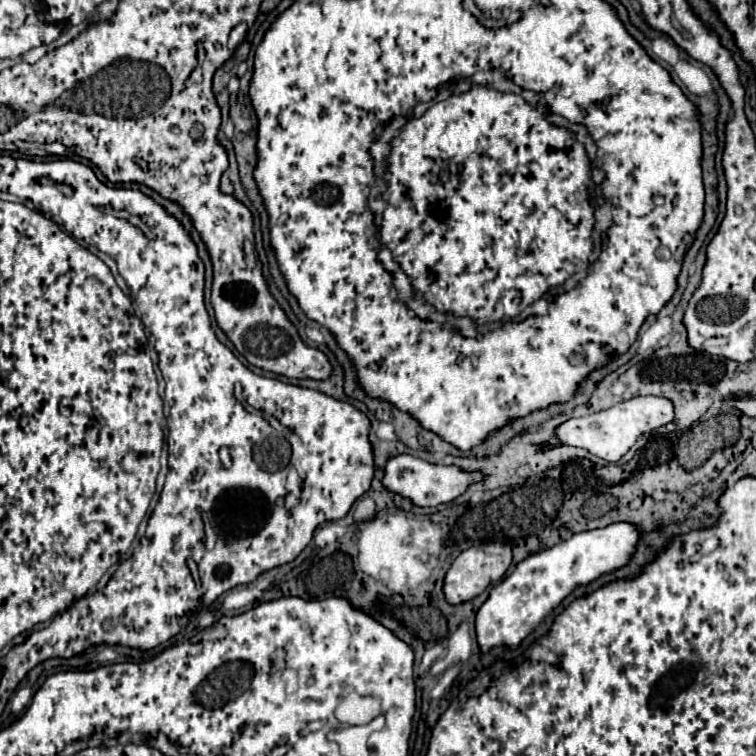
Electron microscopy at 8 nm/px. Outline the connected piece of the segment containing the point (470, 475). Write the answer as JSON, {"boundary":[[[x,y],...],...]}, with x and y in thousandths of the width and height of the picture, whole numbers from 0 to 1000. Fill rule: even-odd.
{"boundary":[[[530,601],[512,611],[507,640],[515,648],[520,648],[536,659],[544,659],[552,669],[578,669],[578,667],[597,664],[604,656],[615,653],[623,640],[639,638],[639,632],[642,632],[642,627],[636,622],[612,622],[599,614],[581,616],[581,614],[567,614],[552,603]]]}

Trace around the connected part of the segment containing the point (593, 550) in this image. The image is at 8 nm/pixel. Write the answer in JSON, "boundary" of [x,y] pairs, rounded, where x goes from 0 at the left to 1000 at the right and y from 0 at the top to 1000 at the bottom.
{"boundary":[[[819,690],[803,698],[758,706],[753,714],[689,741],[673,765],[668,762],[649,778],[647,791],[631,810],[631,847],[636,860],[644,862],[652,854],[687,854],[689,847],[702,839],[713,823],[758,783],[761,775],[779,772],[790,762],[829,746],[840,728],[843,712],[845,706],[840,696]]]}

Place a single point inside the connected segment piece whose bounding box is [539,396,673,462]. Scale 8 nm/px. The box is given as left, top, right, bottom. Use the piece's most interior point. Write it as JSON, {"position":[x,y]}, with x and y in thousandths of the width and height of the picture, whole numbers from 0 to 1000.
{"position":[807,573]}

